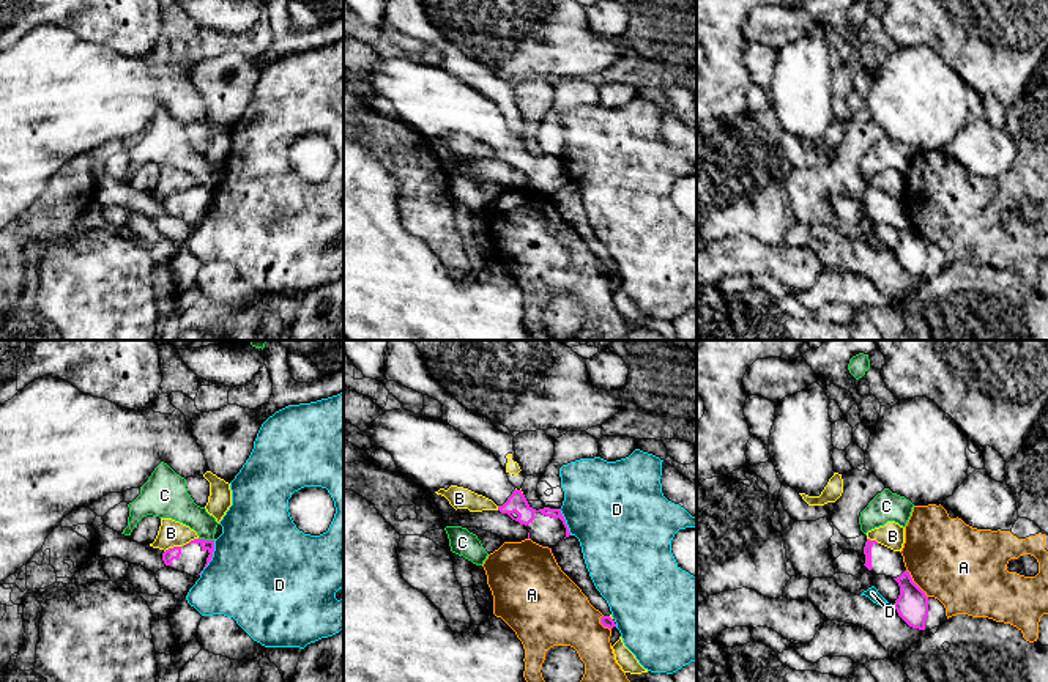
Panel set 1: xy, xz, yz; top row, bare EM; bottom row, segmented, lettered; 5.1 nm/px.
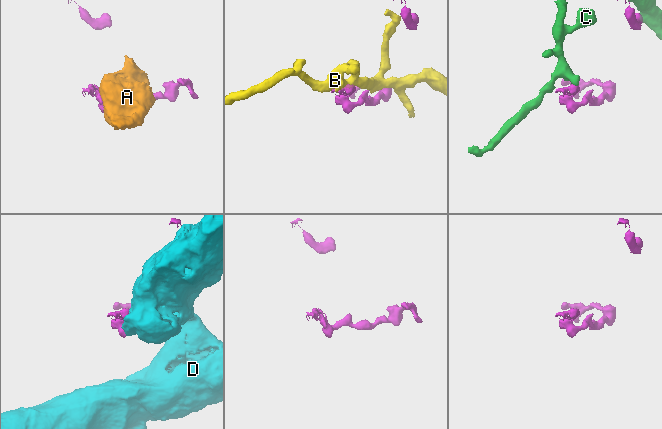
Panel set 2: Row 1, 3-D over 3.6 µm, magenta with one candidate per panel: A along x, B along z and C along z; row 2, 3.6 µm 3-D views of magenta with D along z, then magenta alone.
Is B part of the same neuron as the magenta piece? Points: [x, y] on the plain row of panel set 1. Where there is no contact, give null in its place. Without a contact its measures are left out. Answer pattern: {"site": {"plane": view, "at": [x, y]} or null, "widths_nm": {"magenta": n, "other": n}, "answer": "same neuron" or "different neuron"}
{"site": {"plane": "xy", "at": [180, 194]}, "widths_nm": {"magenta": 70, "other": 130}, "answer": "different neuron"}

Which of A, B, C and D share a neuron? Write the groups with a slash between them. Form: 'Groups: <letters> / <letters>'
Groups: A / B / C / D

